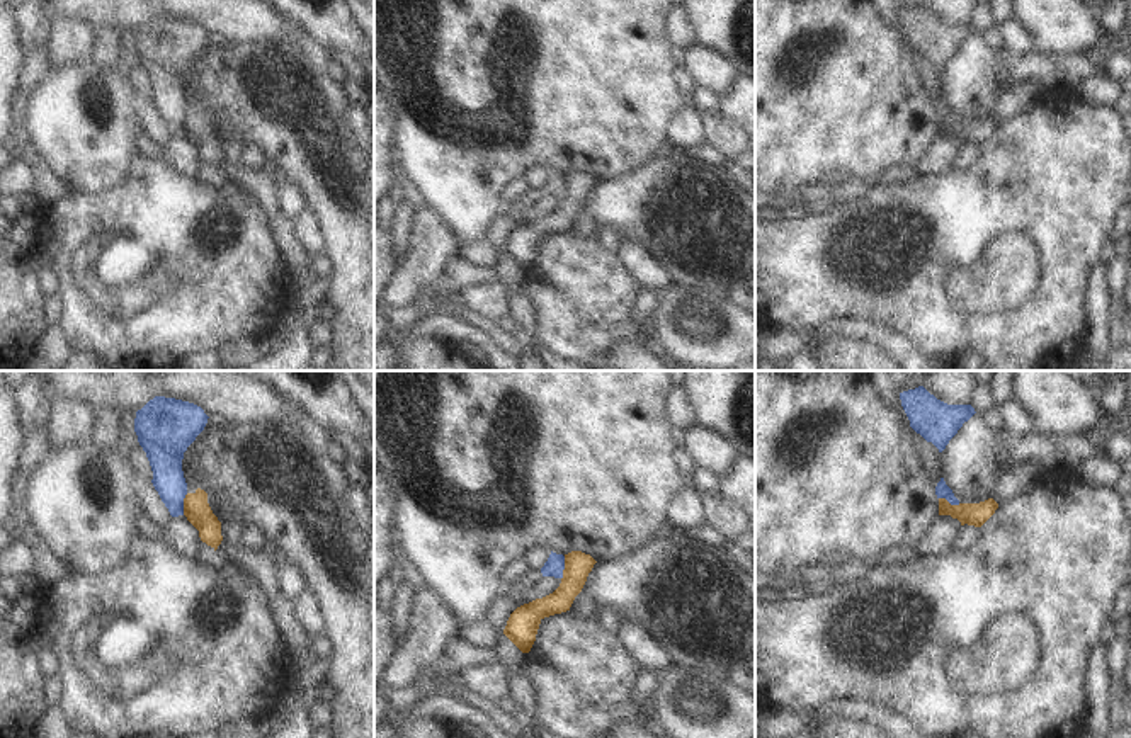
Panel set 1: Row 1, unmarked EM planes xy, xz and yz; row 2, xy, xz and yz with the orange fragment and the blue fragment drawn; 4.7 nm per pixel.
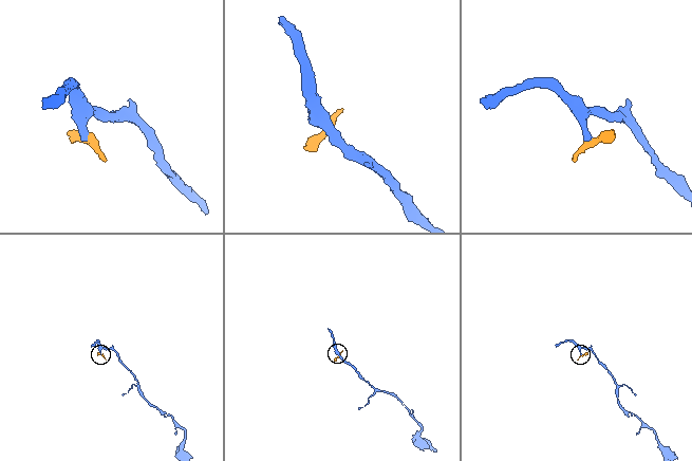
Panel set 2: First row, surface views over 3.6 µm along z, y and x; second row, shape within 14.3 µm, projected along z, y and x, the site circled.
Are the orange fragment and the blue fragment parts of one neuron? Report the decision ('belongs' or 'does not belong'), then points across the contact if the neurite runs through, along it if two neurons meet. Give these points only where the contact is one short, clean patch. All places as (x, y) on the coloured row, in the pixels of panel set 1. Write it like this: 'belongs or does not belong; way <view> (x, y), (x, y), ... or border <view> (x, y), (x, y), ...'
does not belong; border xz (565, 556), (562, 579)

